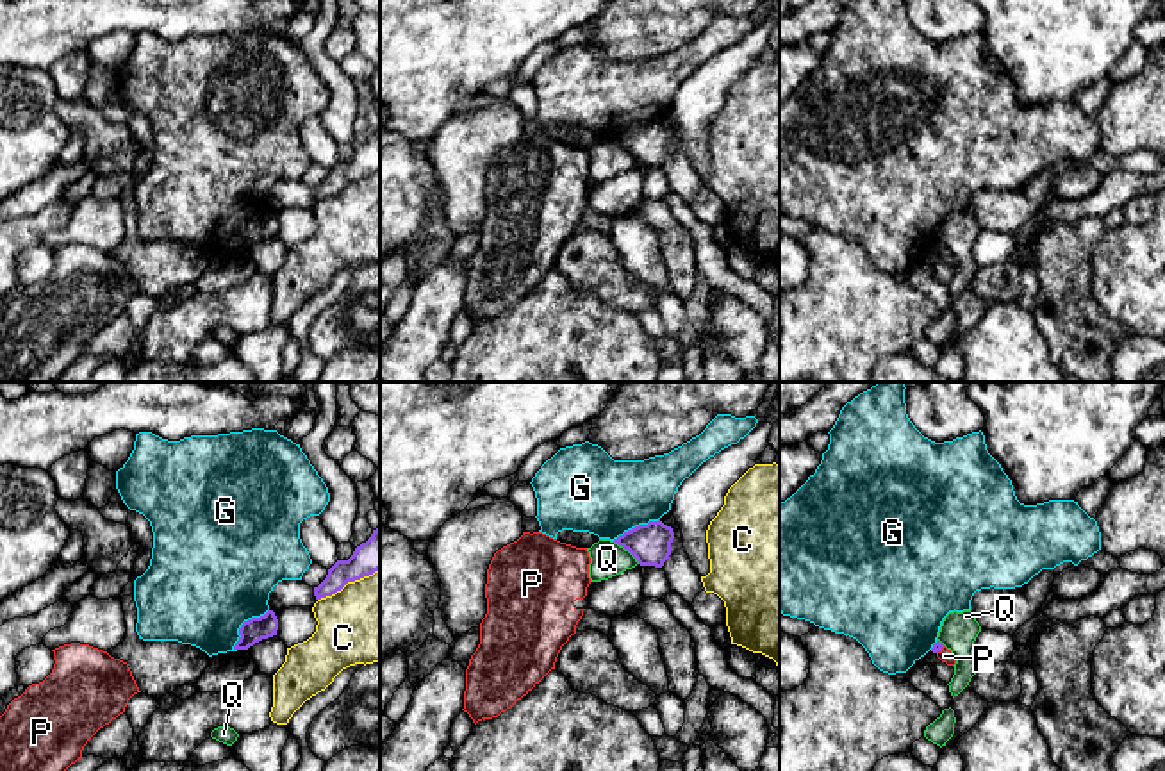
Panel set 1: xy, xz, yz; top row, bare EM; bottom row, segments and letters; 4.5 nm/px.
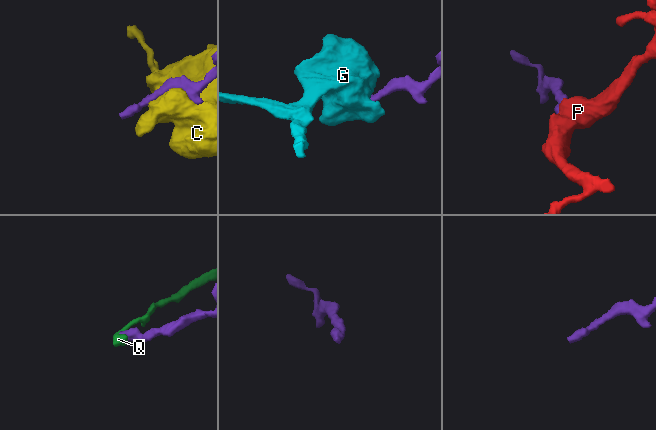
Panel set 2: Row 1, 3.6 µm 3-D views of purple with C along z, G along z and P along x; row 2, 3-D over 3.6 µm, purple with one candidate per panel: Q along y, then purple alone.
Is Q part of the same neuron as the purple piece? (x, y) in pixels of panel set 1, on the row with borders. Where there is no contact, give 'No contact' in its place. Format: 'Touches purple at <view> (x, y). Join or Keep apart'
Touches purple at xz (627, 548). Keep apart

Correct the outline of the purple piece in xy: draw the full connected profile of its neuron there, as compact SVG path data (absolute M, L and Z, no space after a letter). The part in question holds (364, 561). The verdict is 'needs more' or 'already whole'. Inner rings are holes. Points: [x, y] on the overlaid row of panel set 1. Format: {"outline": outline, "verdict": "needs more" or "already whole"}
{"outline": "M380 526L371 537L355 548L348 560L337 560L326 578L314 587L316 600L326 598L341 591L348 582L360 580L380 569Z", "verdict": "already whole"}

